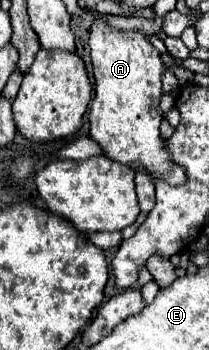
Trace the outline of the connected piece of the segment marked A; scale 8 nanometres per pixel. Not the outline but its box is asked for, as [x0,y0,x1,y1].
[89,16,187,186]

